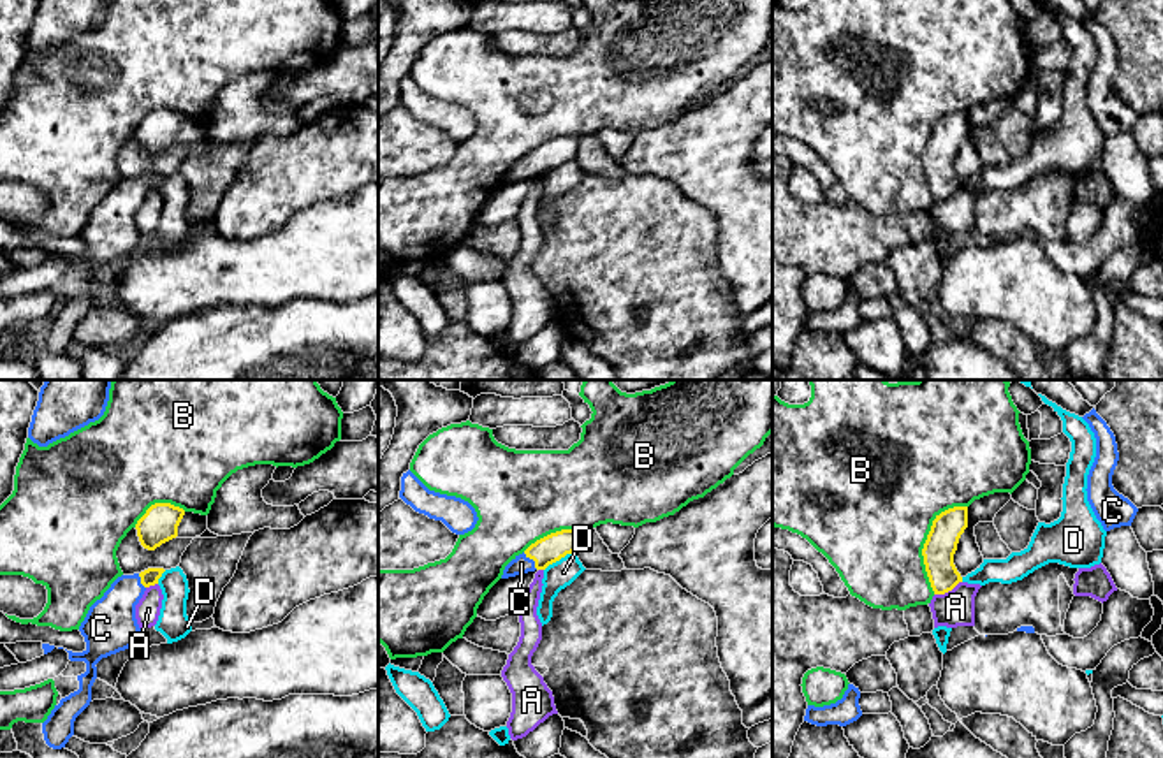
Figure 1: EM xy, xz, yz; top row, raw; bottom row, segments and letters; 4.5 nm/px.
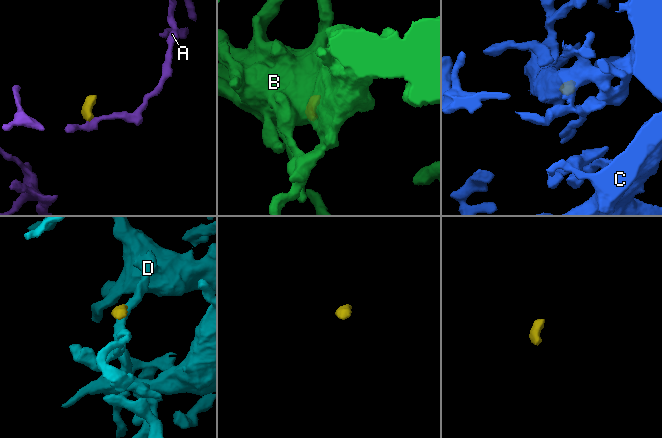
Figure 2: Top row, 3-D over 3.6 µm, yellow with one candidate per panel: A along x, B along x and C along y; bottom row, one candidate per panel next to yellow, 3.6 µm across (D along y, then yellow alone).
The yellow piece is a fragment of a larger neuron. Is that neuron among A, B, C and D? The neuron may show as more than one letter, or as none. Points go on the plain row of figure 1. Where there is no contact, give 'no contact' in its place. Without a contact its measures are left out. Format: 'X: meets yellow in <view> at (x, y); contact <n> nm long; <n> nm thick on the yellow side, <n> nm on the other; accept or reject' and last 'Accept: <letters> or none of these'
A: meets yellow in yz at (947, 197); contact 140 nm long; 150 nm thick on the yellow side, 160 nm on the other; reject
B: meets yellow in yz at (926, 146); contact 440 nm long; 150 nm thick on the yellow side, 500 nm on the other; reject
C: meets yellow in xz at (532, 164); contact 100 nm long; 130 nm thick on the yellow side, 80 nm on the other; accept
D: meets yellow in xz at (558, 166); contact 160 nm long; 130 nm thick on the yellow side, 120 nm on the other; reject
Accept: C

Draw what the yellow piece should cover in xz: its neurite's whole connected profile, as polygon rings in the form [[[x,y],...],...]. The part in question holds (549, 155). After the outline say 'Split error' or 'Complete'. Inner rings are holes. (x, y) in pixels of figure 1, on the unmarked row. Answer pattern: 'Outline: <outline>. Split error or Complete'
Outline: [[[561,135],[537,146],[505,172],[501,185],[545,176],[575,157],[575,141],[575,135]]]. Split error

